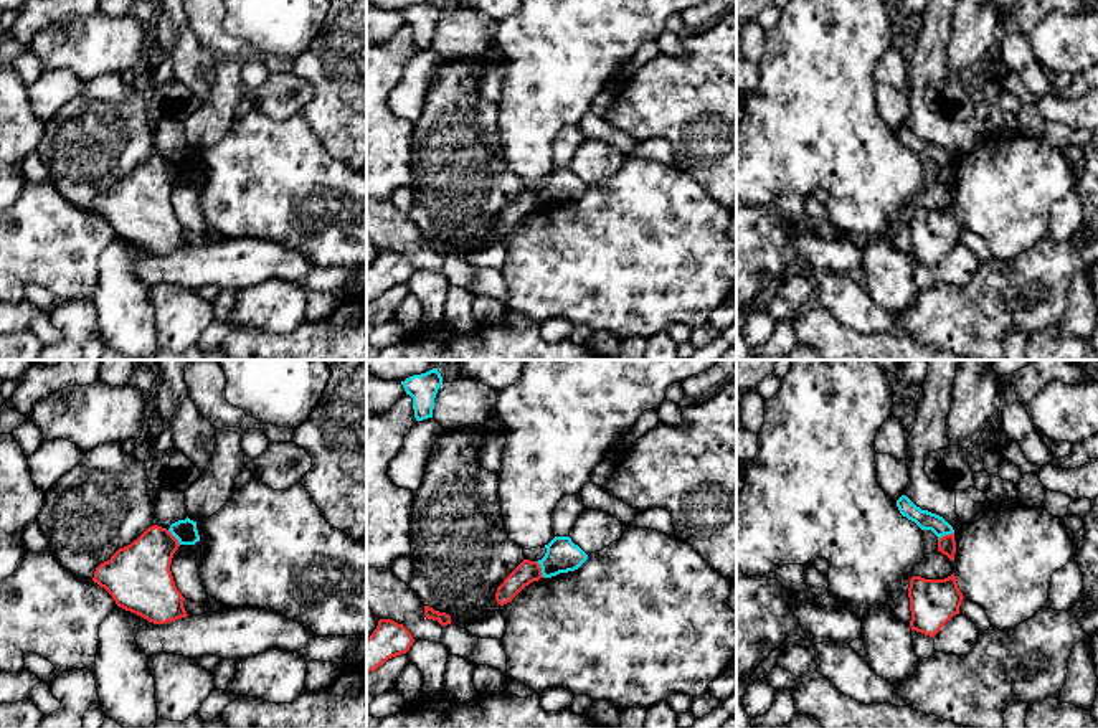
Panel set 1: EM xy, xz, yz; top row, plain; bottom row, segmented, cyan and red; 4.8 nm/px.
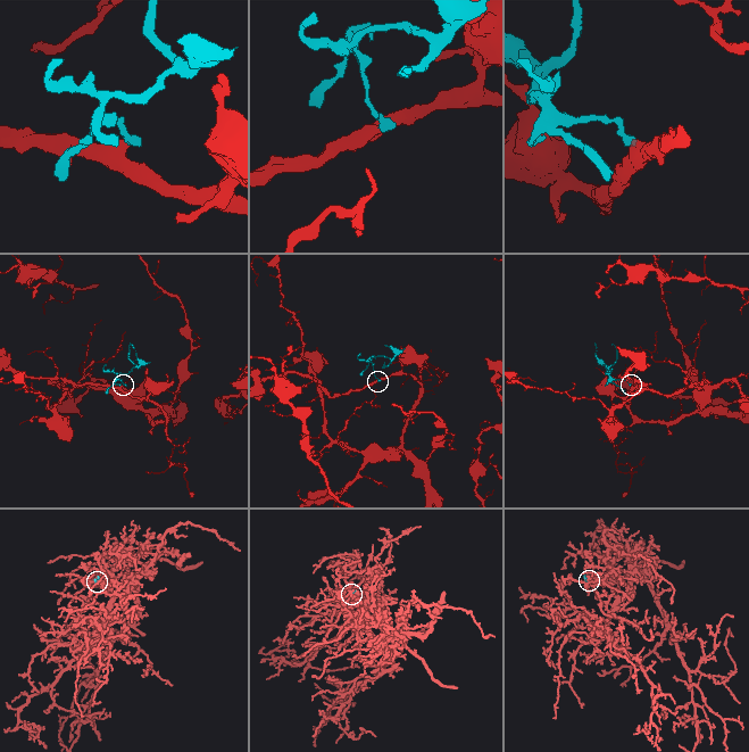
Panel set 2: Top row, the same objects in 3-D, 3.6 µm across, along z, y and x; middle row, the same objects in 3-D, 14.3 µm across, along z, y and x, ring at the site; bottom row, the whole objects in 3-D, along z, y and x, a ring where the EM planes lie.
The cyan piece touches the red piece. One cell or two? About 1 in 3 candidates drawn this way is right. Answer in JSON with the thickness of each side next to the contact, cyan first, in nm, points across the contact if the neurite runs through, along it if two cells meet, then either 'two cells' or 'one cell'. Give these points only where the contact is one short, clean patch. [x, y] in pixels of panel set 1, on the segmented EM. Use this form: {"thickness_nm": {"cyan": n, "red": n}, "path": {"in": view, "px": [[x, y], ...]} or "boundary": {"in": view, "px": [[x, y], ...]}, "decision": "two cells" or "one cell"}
{"thickness_nm": {"cyan": 160, "red": 110}, "boundary": {"in": "xz", "px": [[535, 562], [544, 576]]}, "decision": "two cells"}

